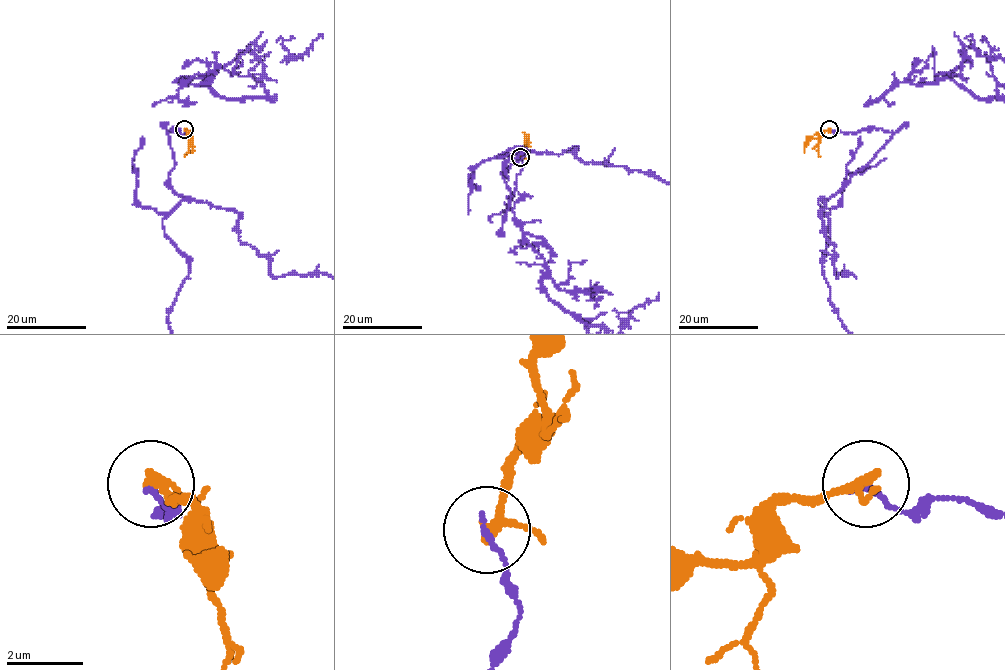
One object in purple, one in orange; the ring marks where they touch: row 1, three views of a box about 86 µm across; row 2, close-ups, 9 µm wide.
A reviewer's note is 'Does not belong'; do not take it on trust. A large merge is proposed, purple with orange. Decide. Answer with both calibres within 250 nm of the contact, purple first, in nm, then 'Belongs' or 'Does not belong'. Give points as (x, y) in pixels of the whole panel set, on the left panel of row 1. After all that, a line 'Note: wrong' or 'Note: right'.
Thickness 150 nm (purple) against 200 nm. Does not belong
Note: right

